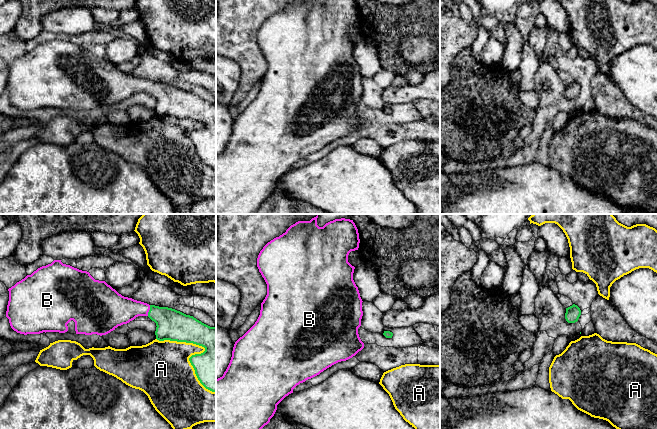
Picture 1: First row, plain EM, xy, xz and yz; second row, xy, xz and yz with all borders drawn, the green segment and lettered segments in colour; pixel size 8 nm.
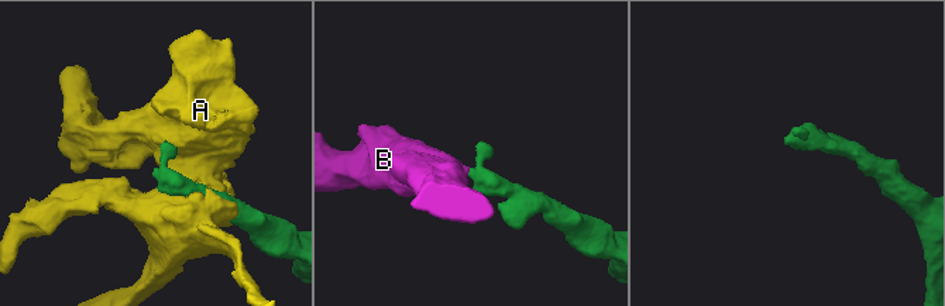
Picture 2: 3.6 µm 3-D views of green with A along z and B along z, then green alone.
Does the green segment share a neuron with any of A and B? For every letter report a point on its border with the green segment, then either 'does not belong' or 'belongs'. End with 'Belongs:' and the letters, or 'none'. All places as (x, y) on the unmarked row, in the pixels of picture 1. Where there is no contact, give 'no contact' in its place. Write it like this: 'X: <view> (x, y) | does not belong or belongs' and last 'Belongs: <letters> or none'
A: xy (203, 128) | does not belong
B: xy (149, 86) | belongs
Belongs: B

